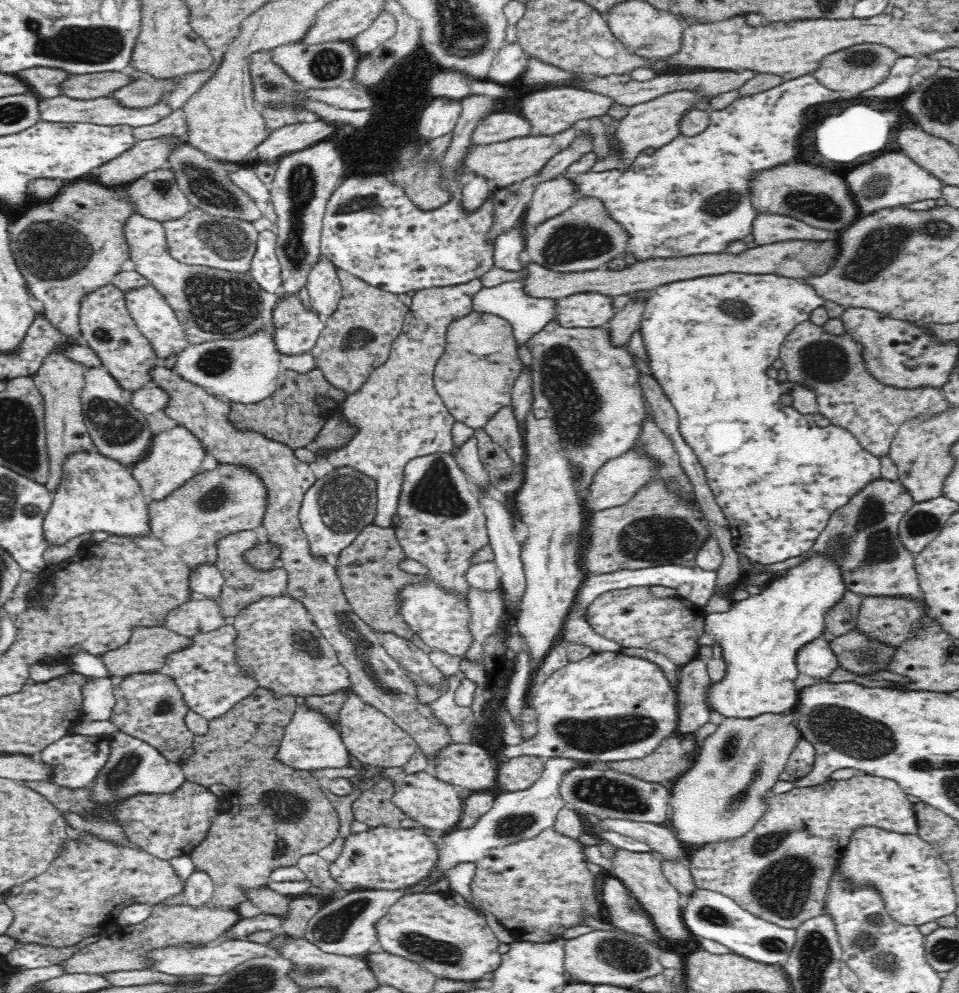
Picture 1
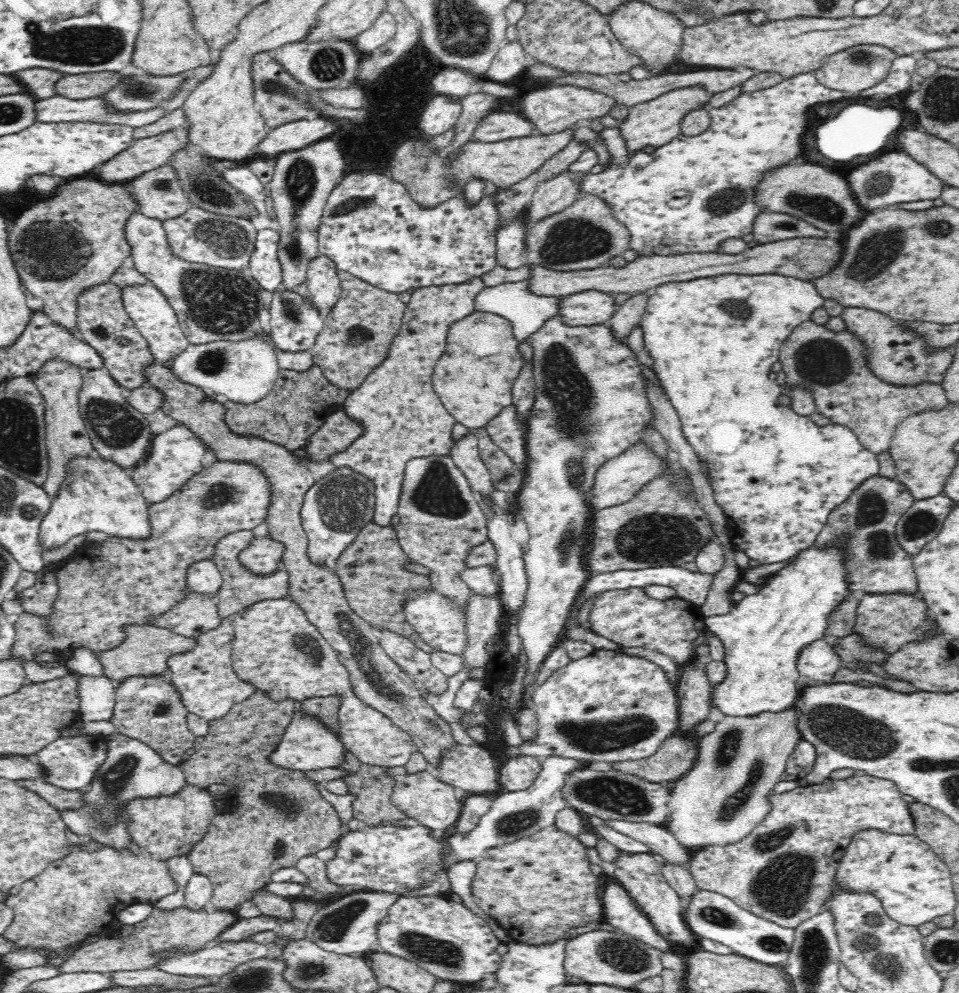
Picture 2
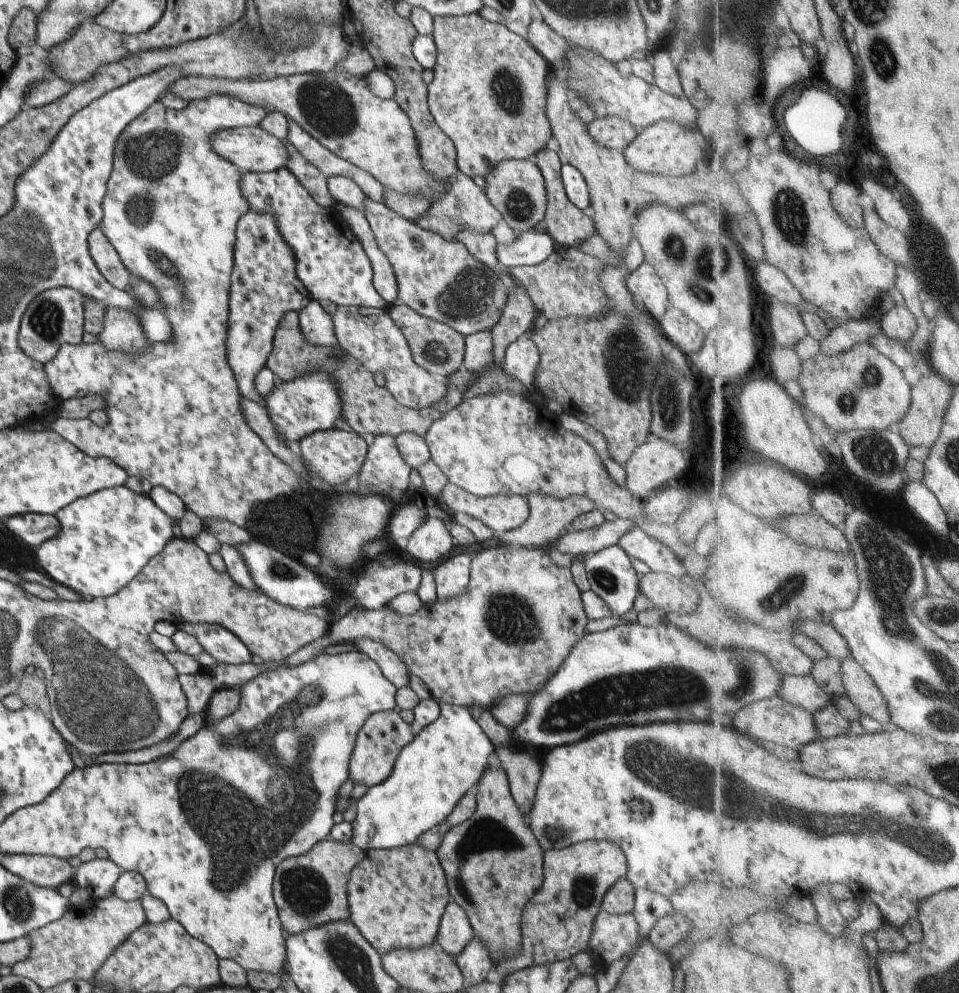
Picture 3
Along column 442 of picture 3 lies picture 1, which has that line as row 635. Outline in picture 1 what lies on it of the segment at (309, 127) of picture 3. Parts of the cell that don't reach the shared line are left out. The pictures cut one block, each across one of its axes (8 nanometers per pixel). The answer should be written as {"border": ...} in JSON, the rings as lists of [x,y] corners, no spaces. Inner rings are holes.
{"border":[[[193,594],[192,600],[177,606],[168,614],[168,622],[164,627],[181,635],[192,637],[200,633],[208,633],[224,628],[228,618],[224,617],[219,603],[210,598],[197,597]]]}

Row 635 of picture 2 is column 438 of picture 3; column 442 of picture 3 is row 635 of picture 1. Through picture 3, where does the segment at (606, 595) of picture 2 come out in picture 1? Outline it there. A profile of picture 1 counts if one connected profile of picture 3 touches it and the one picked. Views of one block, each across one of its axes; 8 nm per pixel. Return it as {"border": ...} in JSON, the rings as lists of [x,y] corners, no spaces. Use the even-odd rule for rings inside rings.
{"border":[[[650,587],[609,591],[598,596],[587,608],[587,622],[594,633],[617,642],[624,648],[646,648],[666,655],[682,667],[698,656],[706,612],[691,600],[676,595],[656,597]]]}

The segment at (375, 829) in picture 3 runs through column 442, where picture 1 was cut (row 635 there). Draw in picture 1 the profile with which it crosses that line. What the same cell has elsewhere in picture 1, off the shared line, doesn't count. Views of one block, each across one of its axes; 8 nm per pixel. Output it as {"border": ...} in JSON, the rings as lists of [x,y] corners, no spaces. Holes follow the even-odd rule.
{"border":[[[808,554],[806,562],[796,568],[790,568],[788,572],[782,573],[780,578],[772,580],[762,589],[760,595],[732,601],[728,611],[706,614],[699,644],[720,647],[722,659],[727,666],[724,678],[713,683],[708,690],[706,705],[710,712],[719,712],[726,718],[743,719],[759,717],[760,714],[766,713],[790,713],[794,710],[801,685],[796,671],[796,652],[814,638],[823,636],[825,615],[846,592],[842,573],[840,568],[835,566],[832,555]]]}

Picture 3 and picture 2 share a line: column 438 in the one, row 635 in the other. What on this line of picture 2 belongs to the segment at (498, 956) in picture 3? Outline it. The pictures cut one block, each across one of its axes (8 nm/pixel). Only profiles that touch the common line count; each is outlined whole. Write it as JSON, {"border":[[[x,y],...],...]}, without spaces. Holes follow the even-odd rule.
{"border":[[[856,632],[837,638],[832,649],[840,659],[840,666],[854,671],[870,671],[874,664],[883,667],[892,654],[877,644],[865,644],[865,640]]]}

